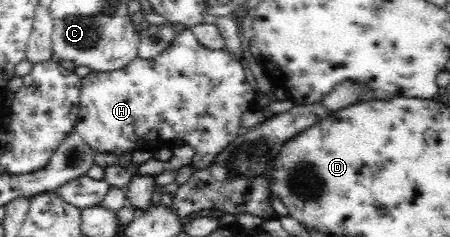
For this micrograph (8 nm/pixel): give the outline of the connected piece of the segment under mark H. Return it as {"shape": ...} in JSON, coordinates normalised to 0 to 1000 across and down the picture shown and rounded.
{"shape":[[[422,122],[393,135],[378,186],[338,253],[302,236],[289,270],[249,304],[204,304],[182,333],[176,397],[176,460],[167,544],[178,578],[220,641],[251,641],[264,658],[269,633],[333,633],[351,624],[384,582],[409,586],[431,633],[431,696],[453,717],[476,692],[484,650],[507,624],[540,561],[538,481],[569,435],[569,397],[547,346],[542,287],[524,245],[498,207],[462,211],[440,186]]]}

